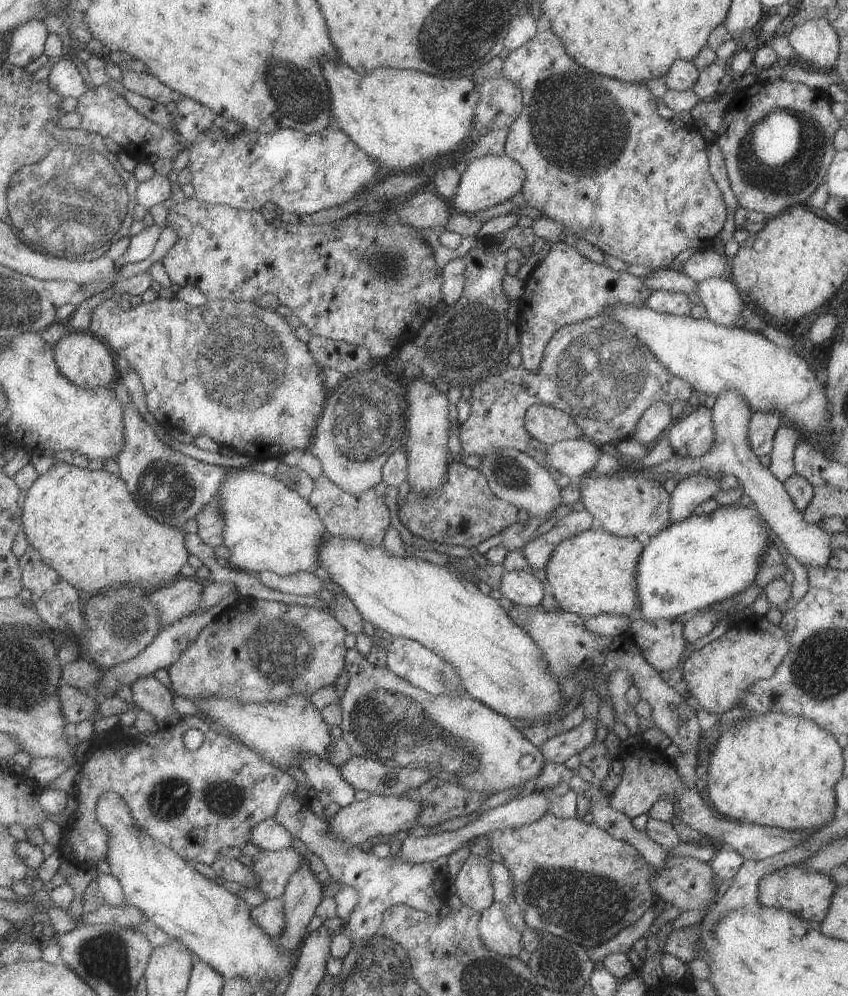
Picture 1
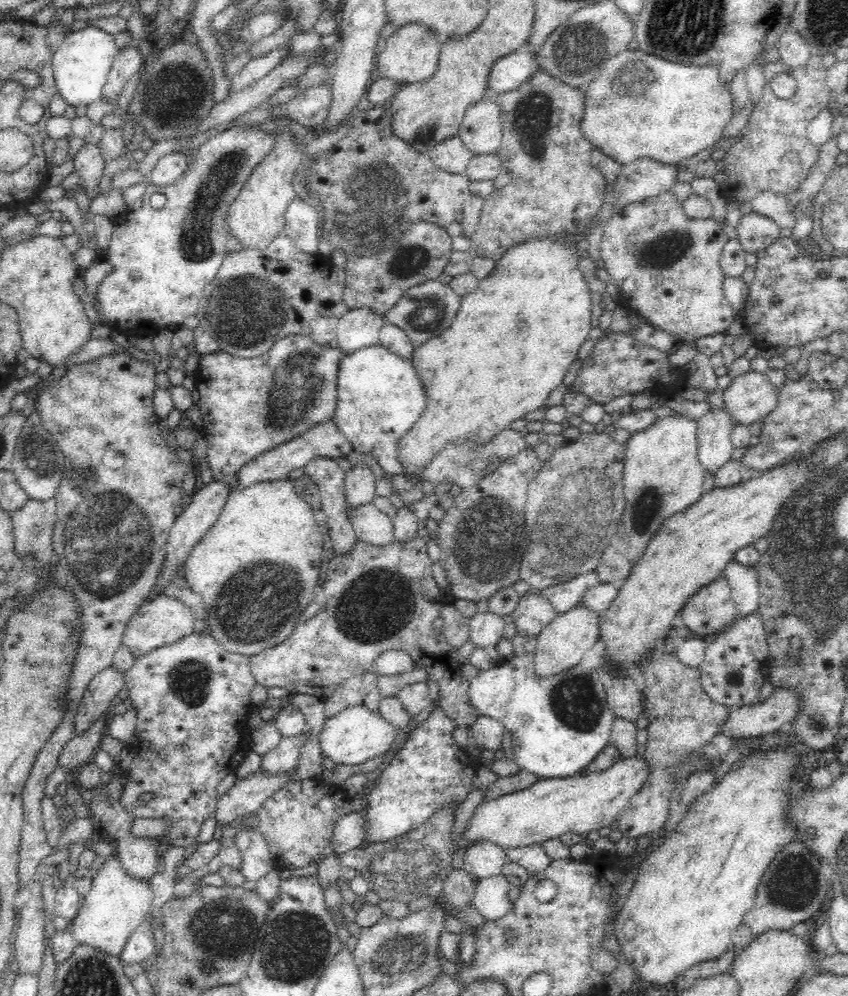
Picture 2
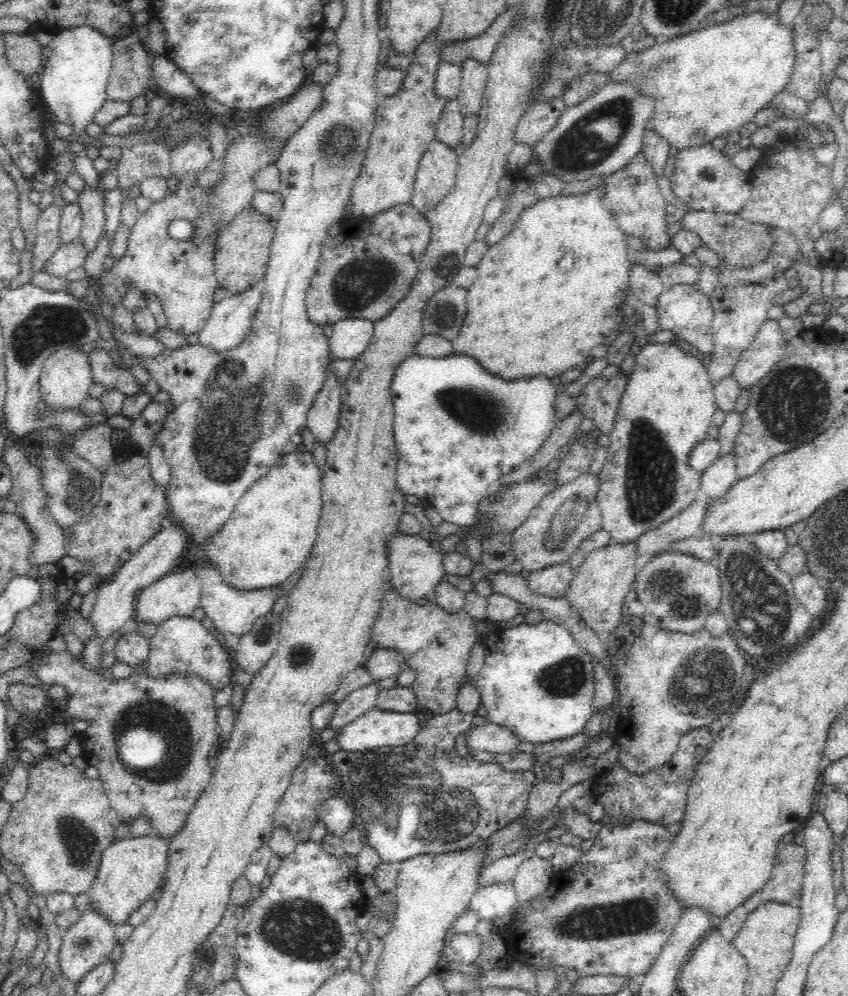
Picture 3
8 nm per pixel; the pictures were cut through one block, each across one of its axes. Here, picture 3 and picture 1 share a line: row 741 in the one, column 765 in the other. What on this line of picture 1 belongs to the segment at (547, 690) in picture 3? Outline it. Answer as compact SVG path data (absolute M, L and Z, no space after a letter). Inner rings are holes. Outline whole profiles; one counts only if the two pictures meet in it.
M719 505L719 508L710 513L691 514L651 536L635 564L635 596L639 600L639 608L634 611L634 617L656 621L689 616L696 610L711 607L715 602L725 601L755 583L765 546L772 543L768 526L759 517L755 507Z

